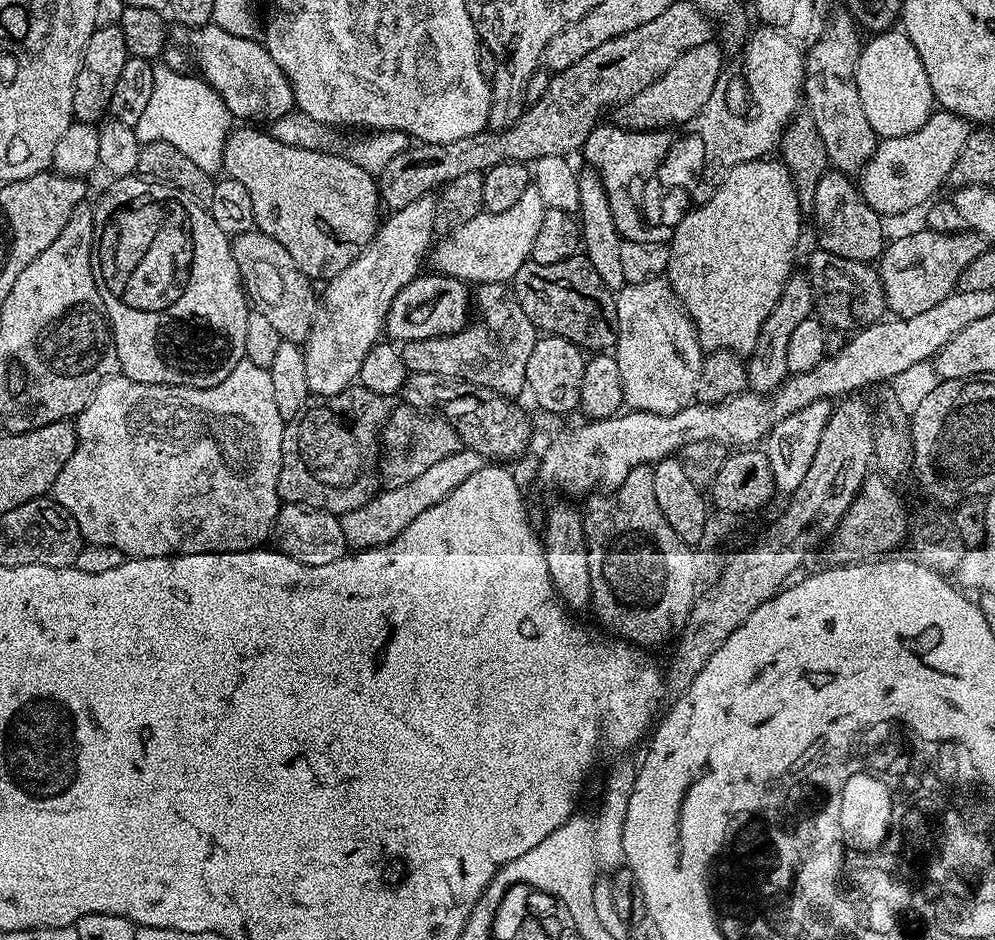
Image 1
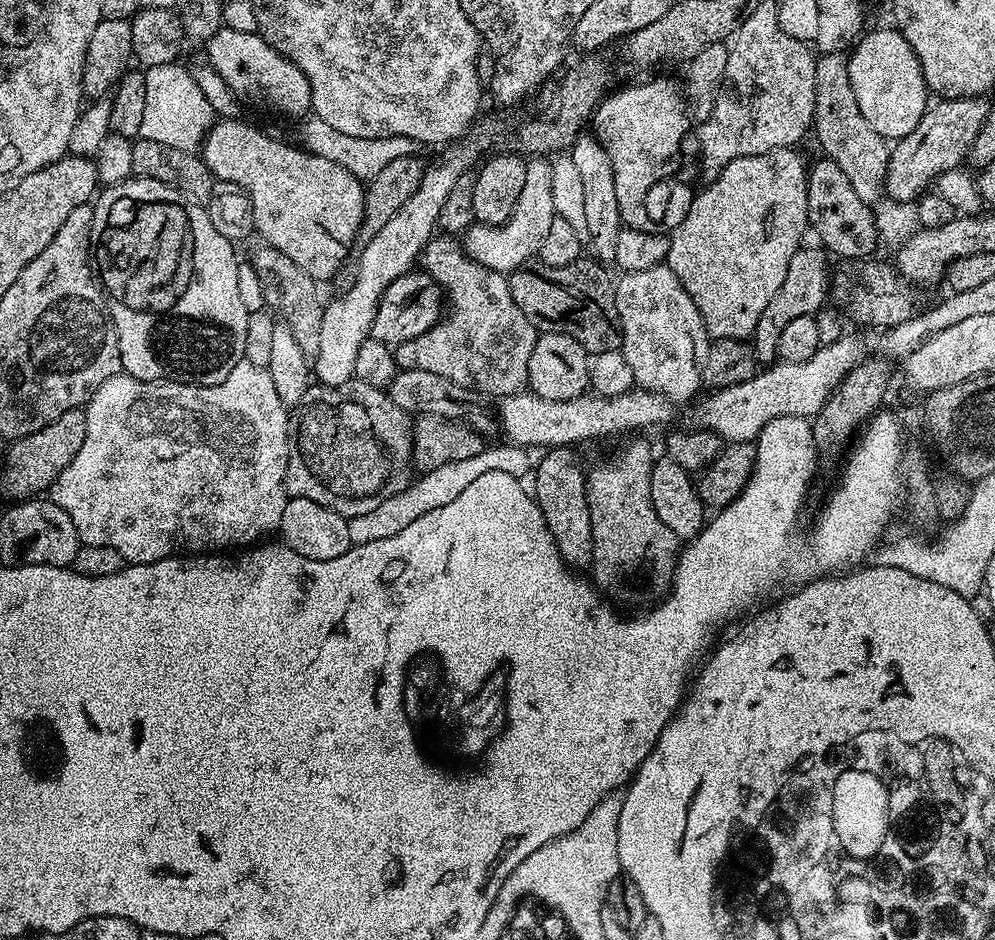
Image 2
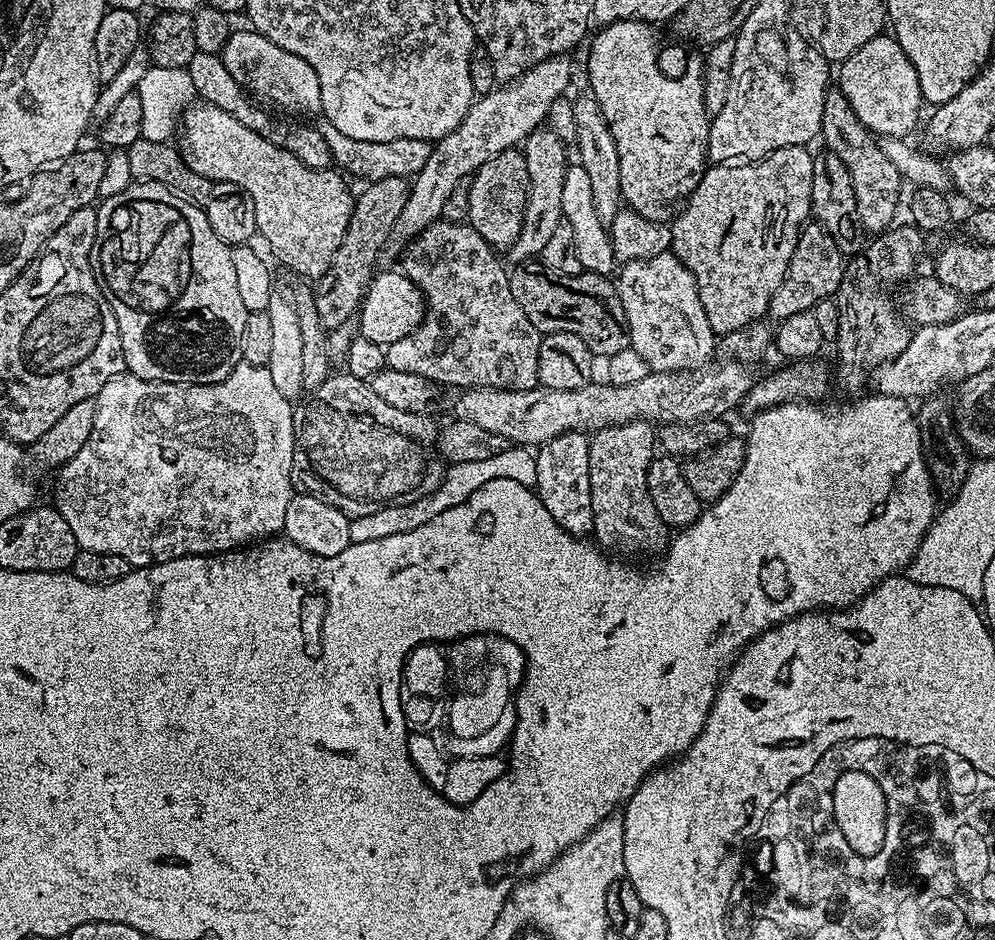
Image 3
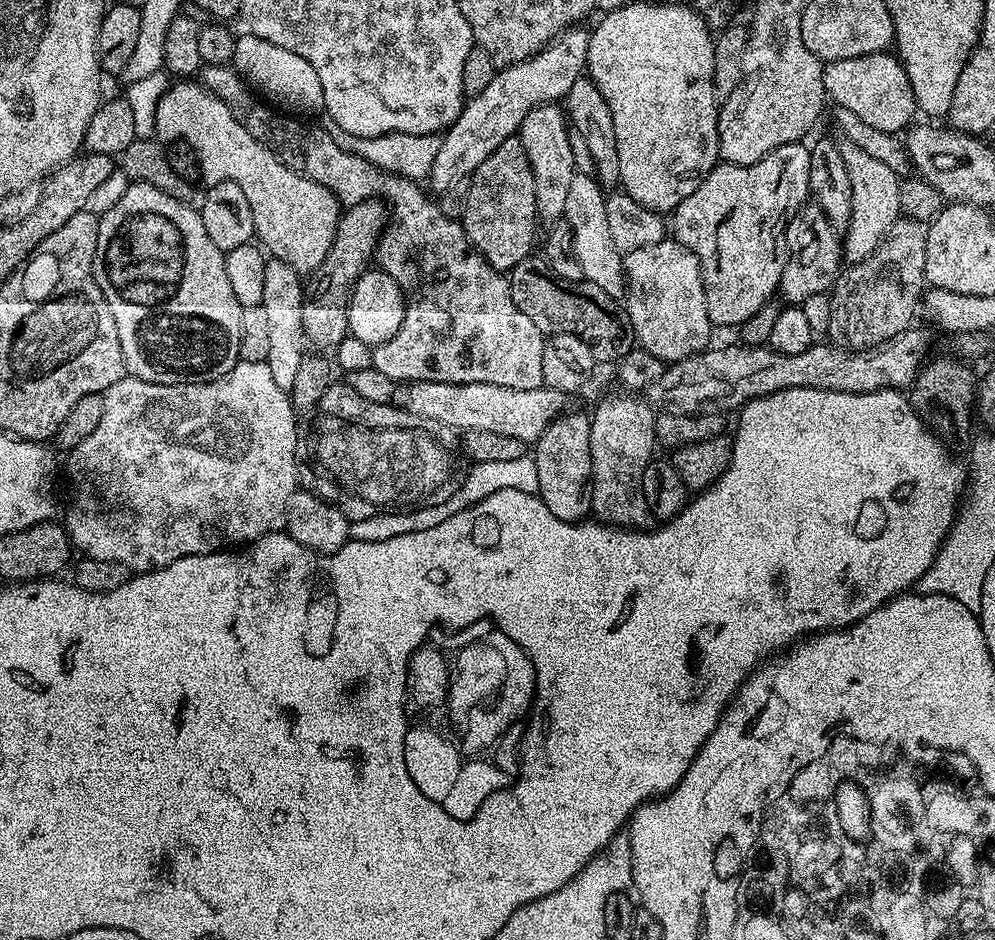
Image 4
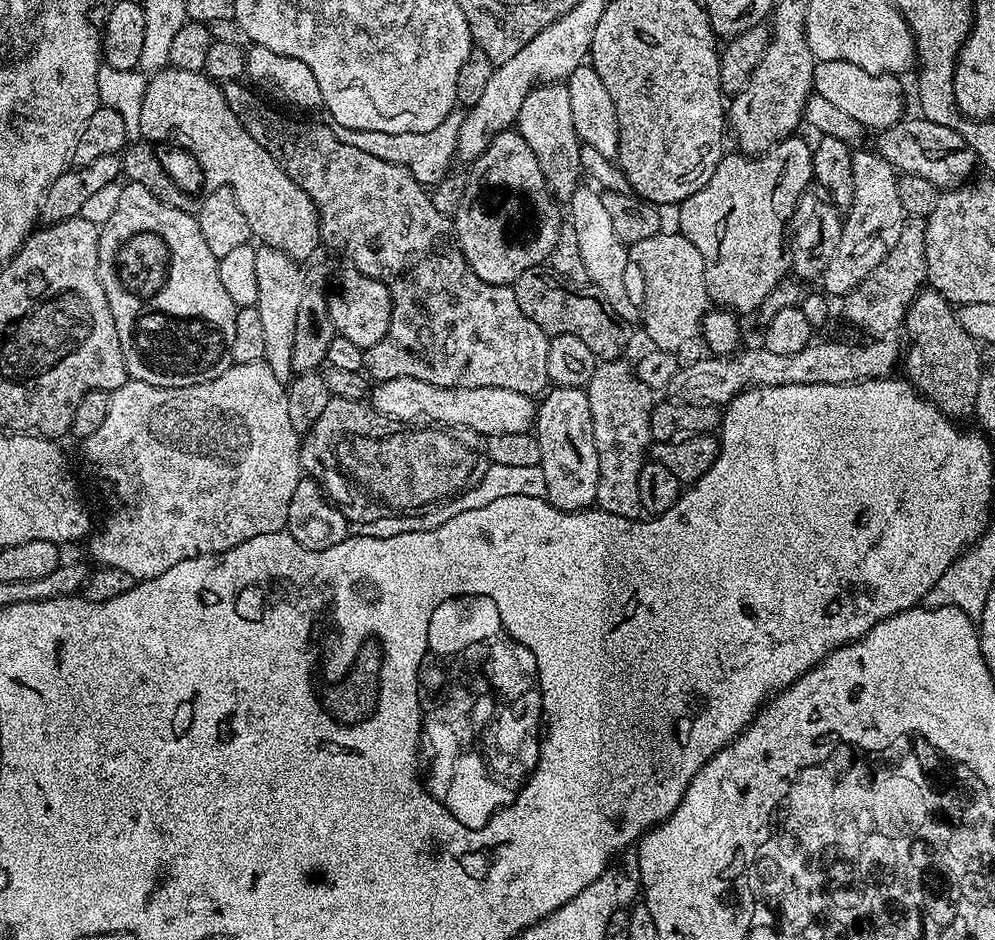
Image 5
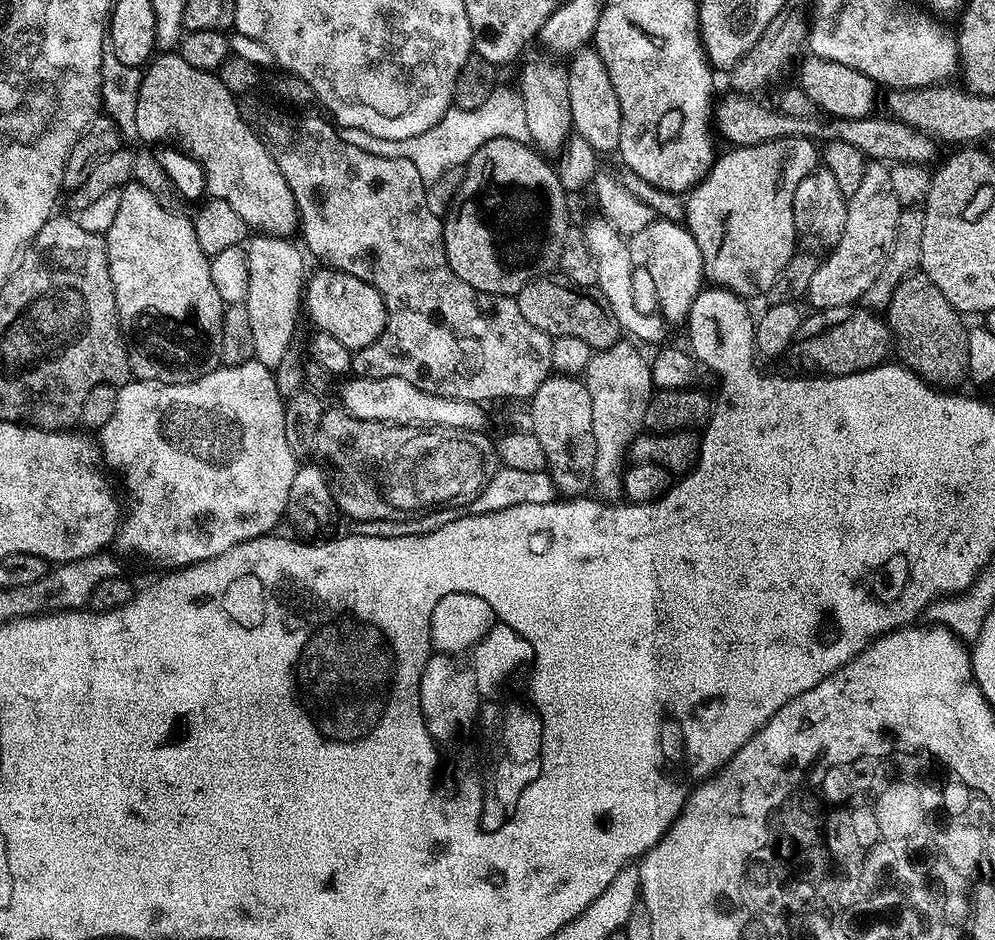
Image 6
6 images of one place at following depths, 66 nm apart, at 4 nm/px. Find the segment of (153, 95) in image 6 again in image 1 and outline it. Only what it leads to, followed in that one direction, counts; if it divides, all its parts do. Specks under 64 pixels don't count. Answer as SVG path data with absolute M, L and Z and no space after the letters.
M240 126L229 132L224 147L223 171L246 186L250 202L254 202L255 227L265 236L274 238L274 242L282 242L290 258L298 262L309 280L324 282L337 276L346 270L346 266L350 266L350 262L354 262L354 258L360 256L382 223L382 201L377 177L362 166L355 165L344 154L336 156L335 151L315 152L283 145L267 131L258 132L252 127Z

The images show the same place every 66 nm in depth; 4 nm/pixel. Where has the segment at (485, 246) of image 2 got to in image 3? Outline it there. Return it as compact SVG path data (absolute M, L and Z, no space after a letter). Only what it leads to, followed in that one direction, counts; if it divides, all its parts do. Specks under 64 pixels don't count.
M547 126L535 128L523 141L522 151L528 163L530 182L528 183L528 201L524 211L524 225L518 238L510 246L510 253L512 252L513 256L511 259L516 262L539 257L542 246L546 246L554 229L563 221L562 190L570 165L569 149Z

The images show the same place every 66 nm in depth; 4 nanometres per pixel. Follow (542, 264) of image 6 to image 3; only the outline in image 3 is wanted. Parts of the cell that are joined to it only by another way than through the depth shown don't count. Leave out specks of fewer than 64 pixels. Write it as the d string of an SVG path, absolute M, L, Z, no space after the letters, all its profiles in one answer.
M519 147L507 148L502 150L502 154L494 154L494 158L490 158L490 162L483 164L471 177L466 220L493 249L507 249L518 238L524 225L529 182L528 163Z

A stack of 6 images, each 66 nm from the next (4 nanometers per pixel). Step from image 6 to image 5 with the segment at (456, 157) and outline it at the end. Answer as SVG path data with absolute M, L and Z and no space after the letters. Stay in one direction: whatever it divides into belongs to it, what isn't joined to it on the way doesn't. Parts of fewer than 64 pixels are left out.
M454 110L442 120L434 130L407 132L406 134L385 134L381 131L350 131L341 123L331 123L333 134L346 146L357 147L365 150L374 158L382 161L393 162L394 165L405 165L420 184L425 186L436 185L451 169L454 162L458 132L461 130L463 115Z

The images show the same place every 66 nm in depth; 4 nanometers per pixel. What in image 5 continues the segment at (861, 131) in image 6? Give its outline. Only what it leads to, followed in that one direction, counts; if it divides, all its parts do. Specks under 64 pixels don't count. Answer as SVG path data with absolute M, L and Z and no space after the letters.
M901 118L892 128L879 129L877 136L880 137L874 145L877 156L892 165L897 173L918 174L918 178L926 178L940 190L959 185L973 175L971 172L978 168L976 154L968 148L962 134L958 134L951 123L939 124L923 118L908 119Z

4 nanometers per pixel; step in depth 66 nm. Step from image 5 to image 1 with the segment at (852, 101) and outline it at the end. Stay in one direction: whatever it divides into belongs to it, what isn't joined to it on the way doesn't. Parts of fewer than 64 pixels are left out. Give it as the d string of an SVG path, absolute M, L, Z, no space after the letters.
M889 30L873 35L872 40L863 45L858 58L856 81L858 82L858 98L862 98L862 110L866 110L866 119L876 132L877 137L905 136L922 127L934 111L934 101L930 90L930 78L926 78L926 66L922 66L922 58L918 58L918 50L914 50L914 42L903 30Z

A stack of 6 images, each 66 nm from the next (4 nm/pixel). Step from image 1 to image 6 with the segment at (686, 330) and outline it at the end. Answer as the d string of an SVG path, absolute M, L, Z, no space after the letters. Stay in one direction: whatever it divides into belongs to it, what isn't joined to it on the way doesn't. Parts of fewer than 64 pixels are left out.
M657 218L646 230L638 230L627 241L630 258L636 266L642 266L648 271L648 280L652 283L652 292L656 295L659 315L669 325L683 325L687 321L696 295L702 290L706 277L702 254L698 250L698 242L689 234L683 223Z

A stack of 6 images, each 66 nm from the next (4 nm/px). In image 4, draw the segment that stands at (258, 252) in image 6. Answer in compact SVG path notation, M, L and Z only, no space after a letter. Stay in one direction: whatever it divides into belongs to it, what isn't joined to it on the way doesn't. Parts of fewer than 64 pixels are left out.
M269 259L265 270L263 295L266 319L270 325L270 354L266 362L270 366L270 375L274 377L275 384L290 390L294 386L294 378L298 375L298 366L302 366L306 355L302 324L304 284L301 273L296 272L286 262Z

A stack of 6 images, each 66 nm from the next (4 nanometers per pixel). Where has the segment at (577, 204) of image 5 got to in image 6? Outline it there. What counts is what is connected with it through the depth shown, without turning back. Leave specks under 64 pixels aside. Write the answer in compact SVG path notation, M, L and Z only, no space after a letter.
M602 218L595 219L584 226L583 231L587 248L590 250L591 257L594 258L595 269L598 273L595 287L606 298L606 302L610 302L610 310L614 310L614 318L618 318L621 329L629 337L637 336L637 338L632 338L637 341L645 340L648 344L657 343L656 345L659 345L661 343L659 340L663 338L666 326L659 315L653 314L651 316L650 313L643 312L636 305L636 296L632 293L632 272L636 270L636 265L630 258L627 239L607 224L606 220Z

